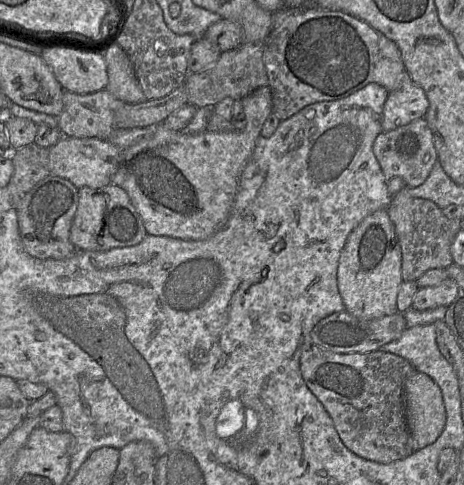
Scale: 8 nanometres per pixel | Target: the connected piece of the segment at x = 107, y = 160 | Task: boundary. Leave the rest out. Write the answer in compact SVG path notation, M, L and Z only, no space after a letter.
M62 136L54 146L49 148L50 176L64 178L77 188L107 186L121 163L121 150L107 139Z

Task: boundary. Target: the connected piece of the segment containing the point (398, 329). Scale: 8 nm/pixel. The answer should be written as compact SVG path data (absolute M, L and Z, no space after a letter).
M343 311L321 319L310 332L310 340L312 346L334 353L368 353L379 351L385 344L399 339L407 329L406 320L401 313L364 320Z

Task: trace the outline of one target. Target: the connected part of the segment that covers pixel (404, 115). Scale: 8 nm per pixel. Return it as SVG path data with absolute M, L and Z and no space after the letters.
M405 71L399 86L388 93L383 108L382 130L388 132L424 118L428 107L429 101L424 90Z

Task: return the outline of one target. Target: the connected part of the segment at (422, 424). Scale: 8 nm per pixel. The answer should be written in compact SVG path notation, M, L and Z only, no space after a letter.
M414 371L404 382L405 418L414 451L434 443L446 424L442 392L427 374Z

